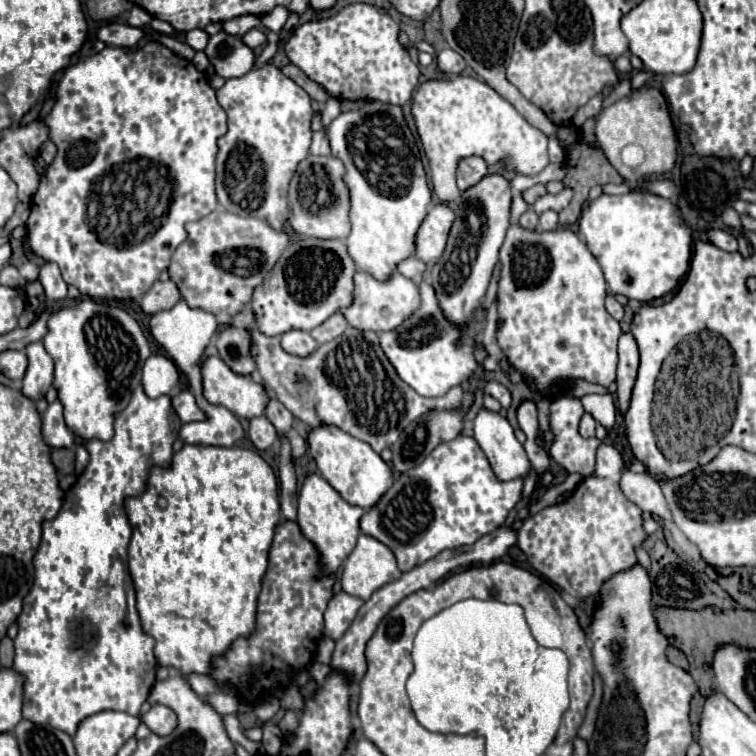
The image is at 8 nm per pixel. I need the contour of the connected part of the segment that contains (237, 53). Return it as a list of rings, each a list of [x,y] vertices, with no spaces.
[[[225,31],[211,35],[205,53],[217,75],[223,79],[243,77],[255,65],[253,49],[249,49],[239,35],[229,35]]]

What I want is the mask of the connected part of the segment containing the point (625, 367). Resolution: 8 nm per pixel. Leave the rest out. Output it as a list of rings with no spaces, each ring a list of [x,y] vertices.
[[[623,333],[619,339],[619,363],[617,363],[617,407],[625,415],[631,401],[631,391],[637,379],[639,351],[631,333]]]

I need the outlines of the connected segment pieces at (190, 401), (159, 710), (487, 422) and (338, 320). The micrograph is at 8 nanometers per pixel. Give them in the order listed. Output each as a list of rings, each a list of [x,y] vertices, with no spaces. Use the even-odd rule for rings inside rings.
[[[181,389],[173,397],[173,409],[179,415],[181,423],[193,423],[193,421],[205,421],[205,413],[199,409],[193,393],[189,389]]]
[[[159,703],[151,705],[151,709],[143,713],[141,717],[143,717],[143,723],[157,735],[169,735],[177,725],[175,713],[169,707],[159,705]]]
[[[481,407],[473,419],[473,431],[473,437],[489,459],[497,479],[511,481],[527,477],[531,463],[523,445],[517,441],[513,427],[503,415]]]
[[[335,313],[333,317],[329,317],[329,321],[325,321],[323,325],[319,325],[317,329],[313,329],[311,335],[313,335],[313,339],[315,339],[319,345],[323,345],[323,343],[327,343],[327,341],[333,341],[333,339],[339,337],[341,333],[345,333],[347,327],[349,327],[349,323],[345,321],[345,317],[343,317],[341,313]]]

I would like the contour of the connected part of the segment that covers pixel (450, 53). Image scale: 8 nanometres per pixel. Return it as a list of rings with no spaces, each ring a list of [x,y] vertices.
[[[443,49],[437,55],[437,63],[439,63],[439,69],[447,73],[461,73],[465,69],[465,59],[453,49]]]

